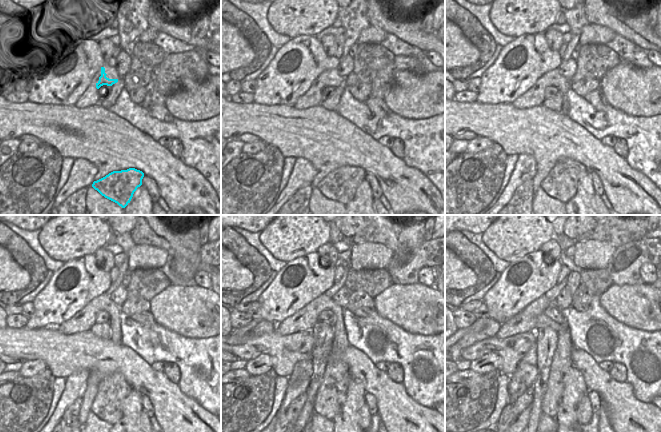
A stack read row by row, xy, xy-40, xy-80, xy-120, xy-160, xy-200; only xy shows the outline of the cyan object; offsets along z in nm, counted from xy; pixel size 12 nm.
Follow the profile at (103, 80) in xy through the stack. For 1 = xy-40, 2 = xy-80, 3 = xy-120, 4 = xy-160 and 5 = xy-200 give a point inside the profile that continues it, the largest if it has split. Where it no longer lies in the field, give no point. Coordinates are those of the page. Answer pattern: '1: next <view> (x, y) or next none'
1: next xy-40 (328, 80)
2: next xy-80 (562, 85)
3: next xy-120 (113, 310)
4: next xy-160 (331, 394)
5: next xy-200 (561, 360)

